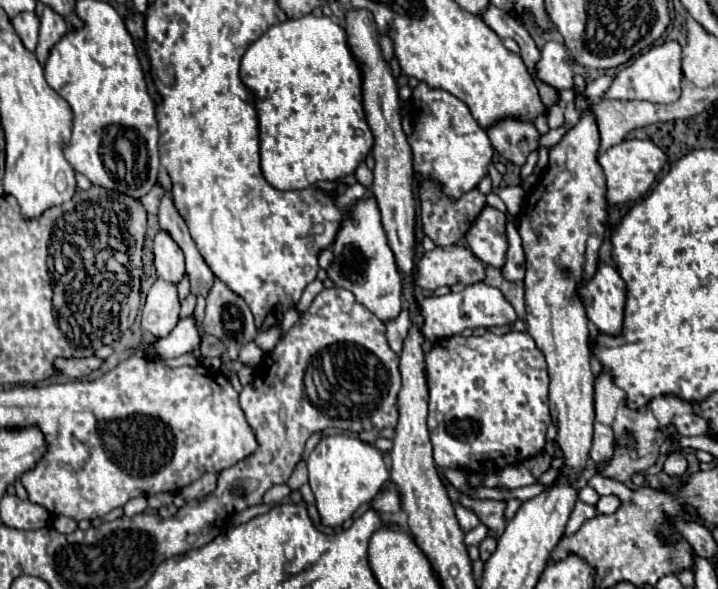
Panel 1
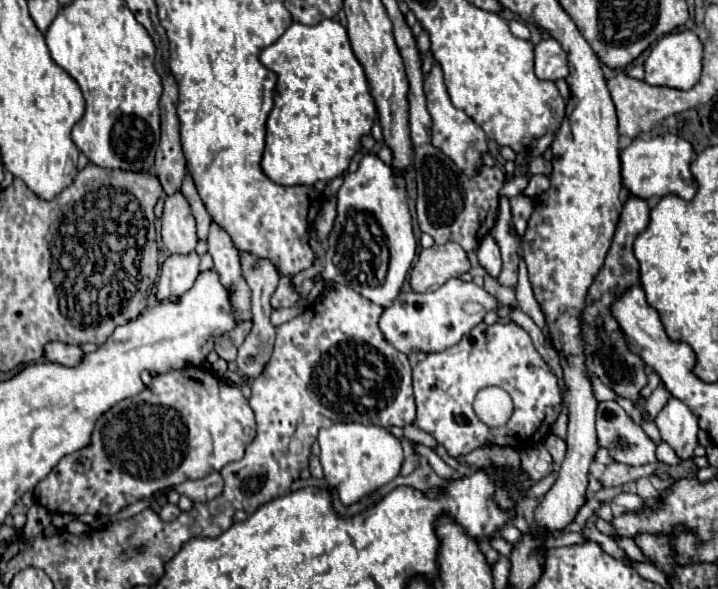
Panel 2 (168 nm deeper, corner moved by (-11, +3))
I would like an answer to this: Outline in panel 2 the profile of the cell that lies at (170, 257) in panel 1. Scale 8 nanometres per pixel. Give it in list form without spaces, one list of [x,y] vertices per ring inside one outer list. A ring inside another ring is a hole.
[[[181,191],[165,197],[165,209],[161,217],[161,237],[169,253],[193,251],[197,245],[195,235],[195,219],[191,215],[191,207]]]

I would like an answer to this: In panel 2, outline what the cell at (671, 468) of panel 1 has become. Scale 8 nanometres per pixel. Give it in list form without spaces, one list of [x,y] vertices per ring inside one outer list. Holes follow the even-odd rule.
[[[669,397],[667,405],[655,417],[655,423],[661,431],[665,443],[669,443],[681,459],[691,459],[693,449],[697,447],[697,419],[691,409],[675,399]]]

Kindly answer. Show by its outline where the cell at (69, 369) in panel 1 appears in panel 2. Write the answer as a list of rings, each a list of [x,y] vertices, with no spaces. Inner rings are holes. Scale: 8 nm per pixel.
[[[49,341],[43,351],[45,351],[45,359],[57,361],[67,367],[73,367],[83,357],[83,351],[77,345],[67,345],[61,341]]]

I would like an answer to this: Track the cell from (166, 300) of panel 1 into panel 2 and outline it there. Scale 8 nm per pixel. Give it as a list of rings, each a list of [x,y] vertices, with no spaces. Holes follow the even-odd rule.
[[[195,251],[187,255],[169,255],[161,267],[157,285],[157,299],[179,299],[179,295],[191,289],[195,275],[199,273],[199,255]]]

